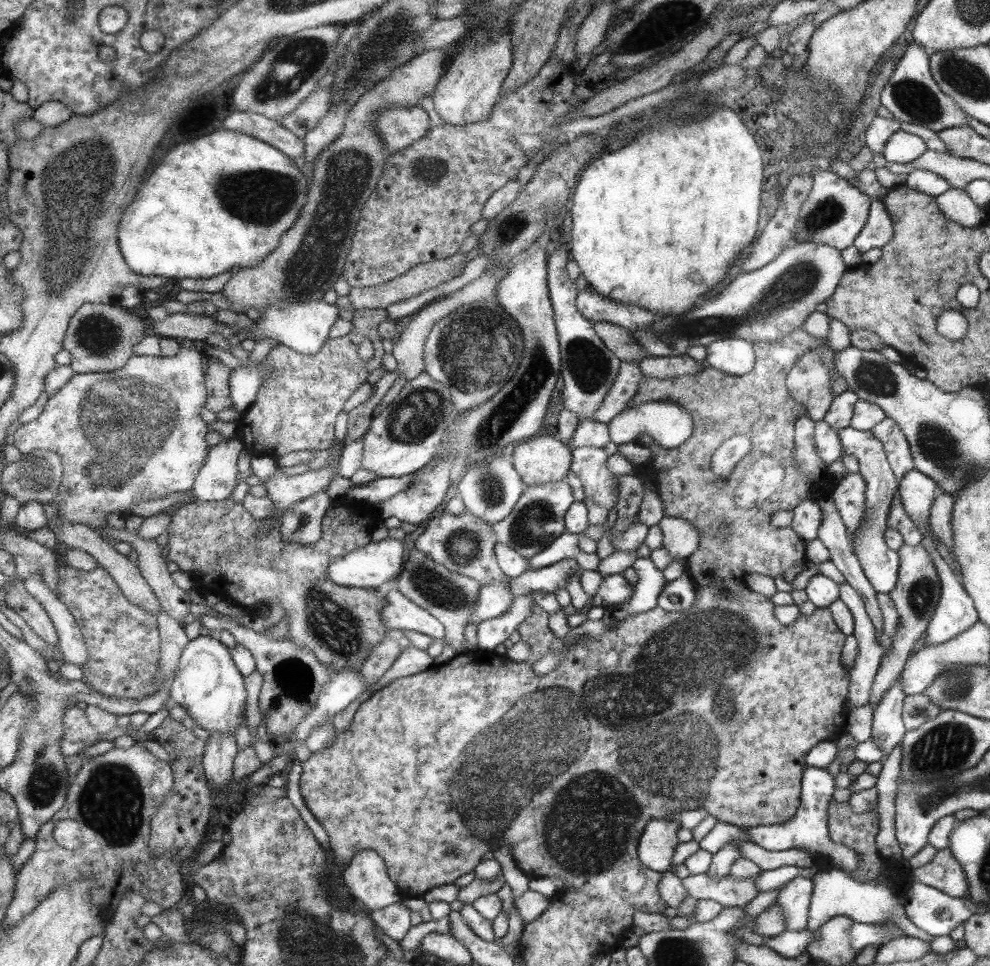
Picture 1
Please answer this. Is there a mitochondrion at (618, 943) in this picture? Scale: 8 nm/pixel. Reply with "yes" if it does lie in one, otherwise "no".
no

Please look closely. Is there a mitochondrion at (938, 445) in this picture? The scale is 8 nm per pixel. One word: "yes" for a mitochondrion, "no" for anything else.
yes

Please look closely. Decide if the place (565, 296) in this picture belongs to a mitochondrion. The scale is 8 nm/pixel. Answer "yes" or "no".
no

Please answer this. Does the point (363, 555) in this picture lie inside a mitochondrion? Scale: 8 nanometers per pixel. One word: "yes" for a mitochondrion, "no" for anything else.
no

